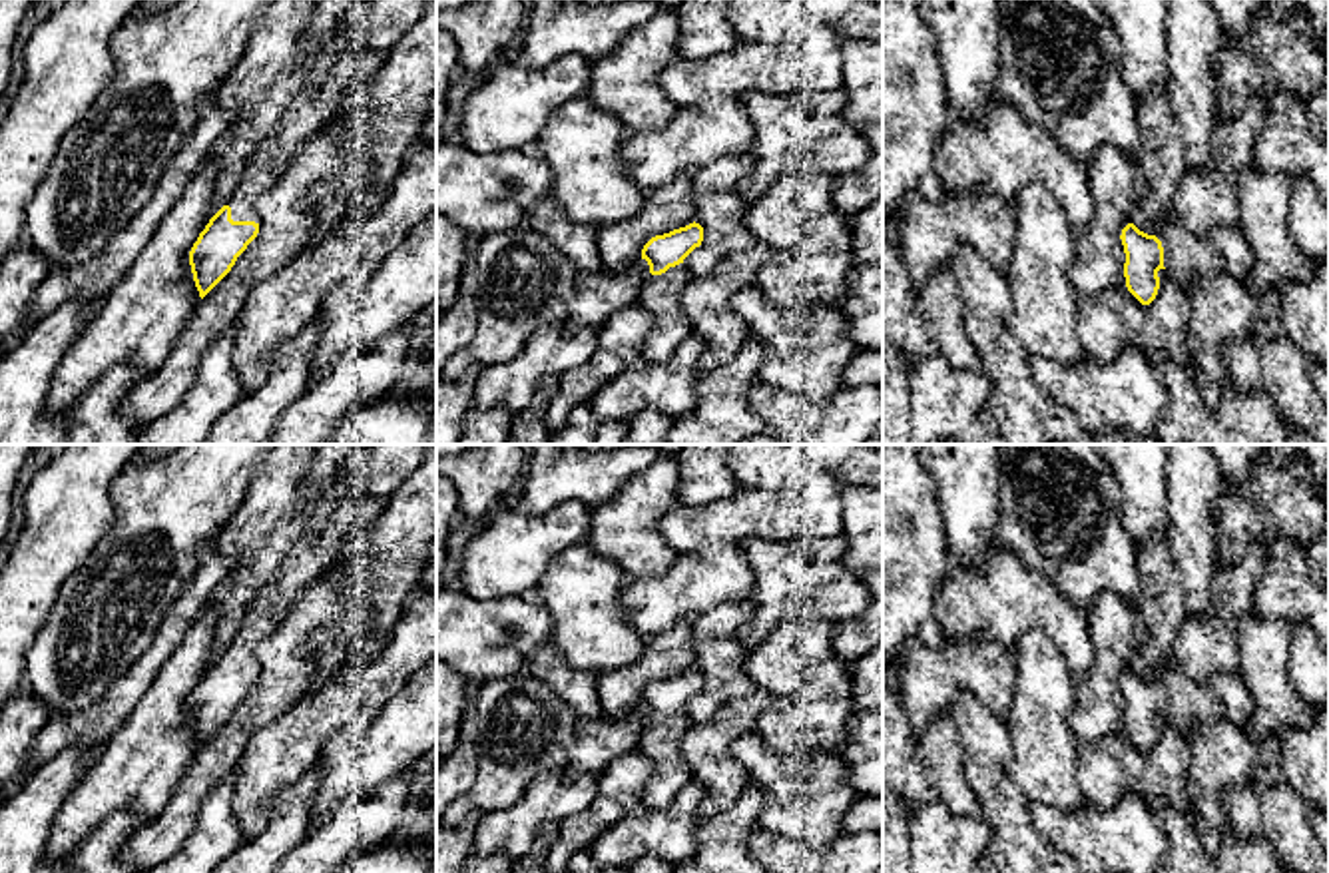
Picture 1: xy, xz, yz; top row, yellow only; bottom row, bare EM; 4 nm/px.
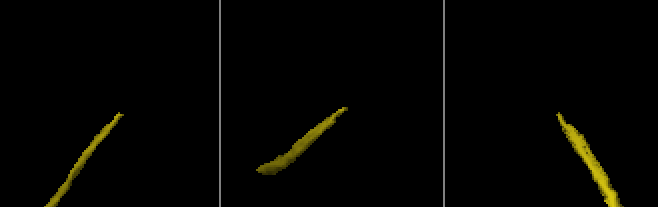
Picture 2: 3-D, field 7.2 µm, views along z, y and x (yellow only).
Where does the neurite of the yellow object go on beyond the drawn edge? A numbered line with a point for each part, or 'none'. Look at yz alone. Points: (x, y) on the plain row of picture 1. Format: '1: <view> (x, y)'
1: yz (1226, 698)

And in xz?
1: xz (660, 742)

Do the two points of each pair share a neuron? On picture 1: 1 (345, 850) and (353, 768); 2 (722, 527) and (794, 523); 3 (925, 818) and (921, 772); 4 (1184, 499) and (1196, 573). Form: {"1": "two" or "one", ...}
{"1": "two", "2": "one", "3": "two", "4": "one"}

